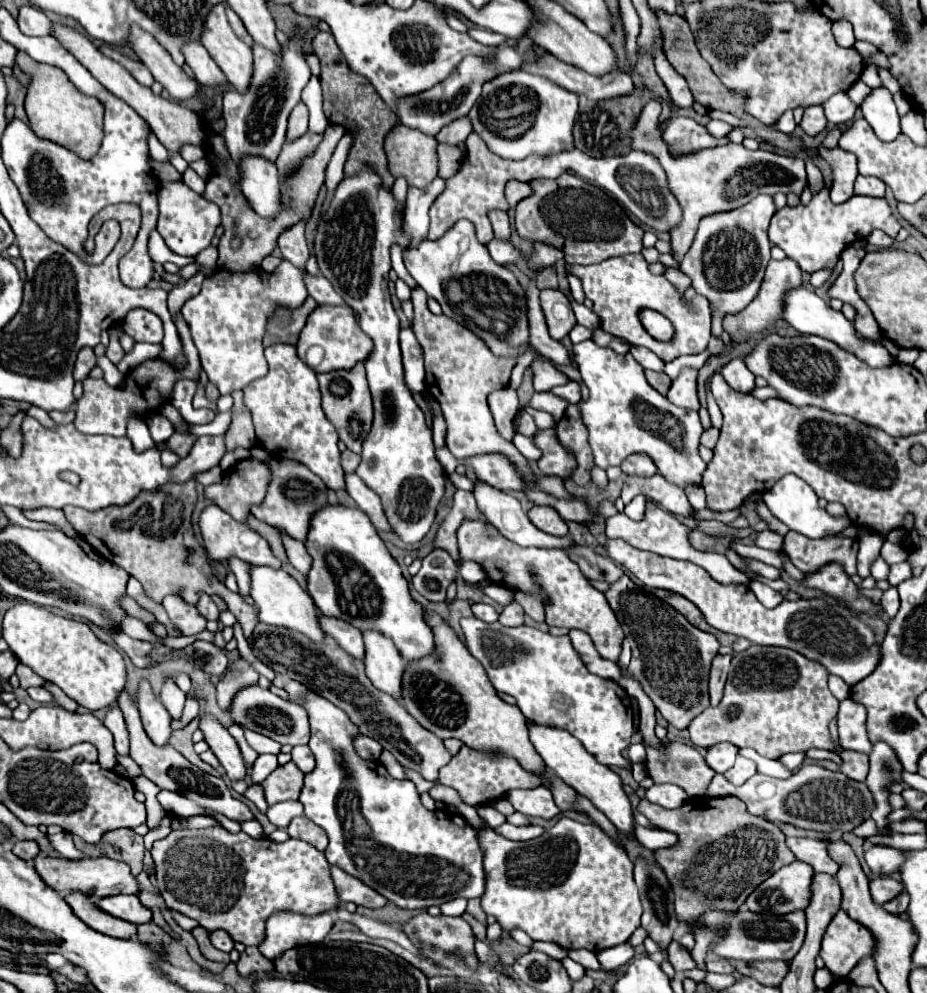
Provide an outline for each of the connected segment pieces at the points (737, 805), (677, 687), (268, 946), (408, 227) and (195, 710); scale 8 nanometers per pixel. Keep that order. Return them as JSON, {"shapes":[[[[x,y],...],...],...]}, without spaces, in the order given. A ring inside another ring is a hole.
{"shapes":[[[[691,798],[681,808],[667,810],[649,800],[641,800],[637,809],[651,820],[651,824],[679,836],[679,844],[655,850],[659,866],[665,870],[675,892],[675,914],[681,924],[695,934],[697,946],[691,954],[699,968],[705,968],[709,944],[715,936],[713,930],[699,928],[697,918],[709,910],[737,910],[745,898],[781,866],[795,862],[793,852],[785,846],[781,830],[765,818],[757,818],[745,810],[739,798]]],[[[629,576],[619,578],[605,592],[619,624],[631,642],[631,664],[627,674],[641,684],[661,716],[677,730],[689,728],[689,722],[709,706],[709,670],[721,644],[719,640],[693,628],[693,624],[651,592],[639,588]]],[[[277,912],[269,918],[265,926],[265,940],[259,950],[263,956],[273,960],[285,950],[321,942],[329,934],[331,926],[333,920],[329,914],[299,916],[289,912]]],[[[441,178],[433,180],[429,184],[429,188],[419,190],[419,188],[409,188],[407,194],[407,204],[405,204],[405,218],[403,218],[403,232],[405,236],[409,236],[409,246],[413,248],[419,242],[423,242],[429,234],[429,206],[433,204],[433,200],[443,192],[445,182]]],[[[187,694],[187,704],[185,704],[183,718],[181,718],[181,722],[175,722],[175,728],[185,726],[185,724],[187,724],[187,722],[191,722],[197,714],[199,714],[199,700],[195,698],[195,694]]]]}

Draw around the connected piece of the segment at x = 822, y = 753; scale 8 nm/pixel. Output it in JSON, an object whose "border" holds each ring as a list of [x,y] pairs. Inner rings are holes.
{"border":[[[813,748],[813,750],[807,750],[805,752],[805,760],[825,760],[825,758],[831,758],[831,760],[835,760],[835,763],[841,765],[842,760],[837,754],[833,754],[833,752],[827,752],[827,750],[817,750],[817,748]]]}

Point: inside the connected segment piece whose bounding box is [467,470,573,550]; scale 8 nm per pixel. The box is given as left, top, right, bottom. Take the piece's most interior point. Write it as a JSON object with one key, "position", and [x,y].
{"position":[503,511]}

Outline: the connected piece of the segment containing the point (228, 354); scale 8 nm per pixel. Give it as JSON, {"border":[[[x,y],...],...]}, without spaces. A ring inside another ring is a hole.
{"border":[[[283,260],[273,272],[265,272],[263,268],[247,272],[217,268],[205,278],[201,292],[183,304],[181,314],[189,324],[203,370],[207,372],[209,382],[217,386],[219,394],[225,396],[243,390],[249,382],[267,374],[267,362],[263,356],[265,322],[269,322],[269,314],[273,314],[277,306],[301,306],[305,298],[307,288],[301,270],[287,260]]]}

